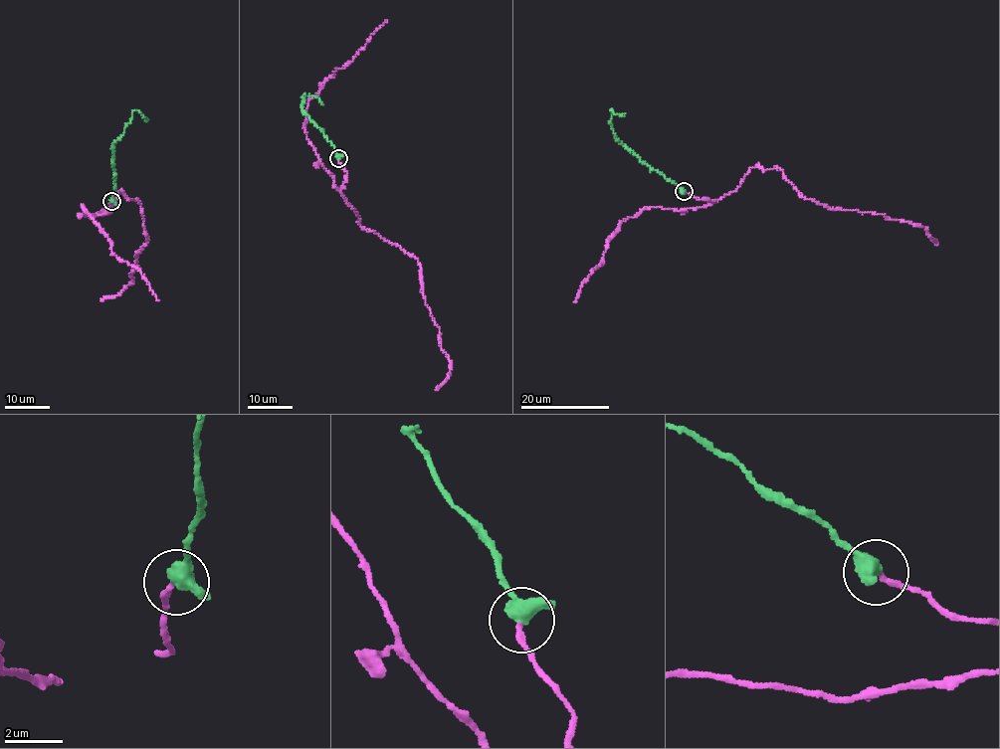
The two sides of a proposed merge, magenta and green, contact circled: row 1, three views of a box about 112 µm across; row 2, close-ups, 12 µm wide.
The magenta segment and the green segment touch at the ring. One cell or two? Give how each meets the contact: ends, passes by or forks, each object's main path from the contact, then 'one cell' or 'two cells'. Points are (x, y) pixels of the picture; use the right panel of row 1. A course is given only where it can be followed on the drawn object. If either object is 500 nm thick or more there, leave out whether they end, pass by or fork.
magenta ends; green passes by; course magenta (684, 191), (714, 201), (735, 189), (751, 168), (776, 167), (806, 198), (925, 227), (937, 245); course green (684, 191), (620, 143), (610, 121), (611, 108), (617, 114), (626, 113); one cell

